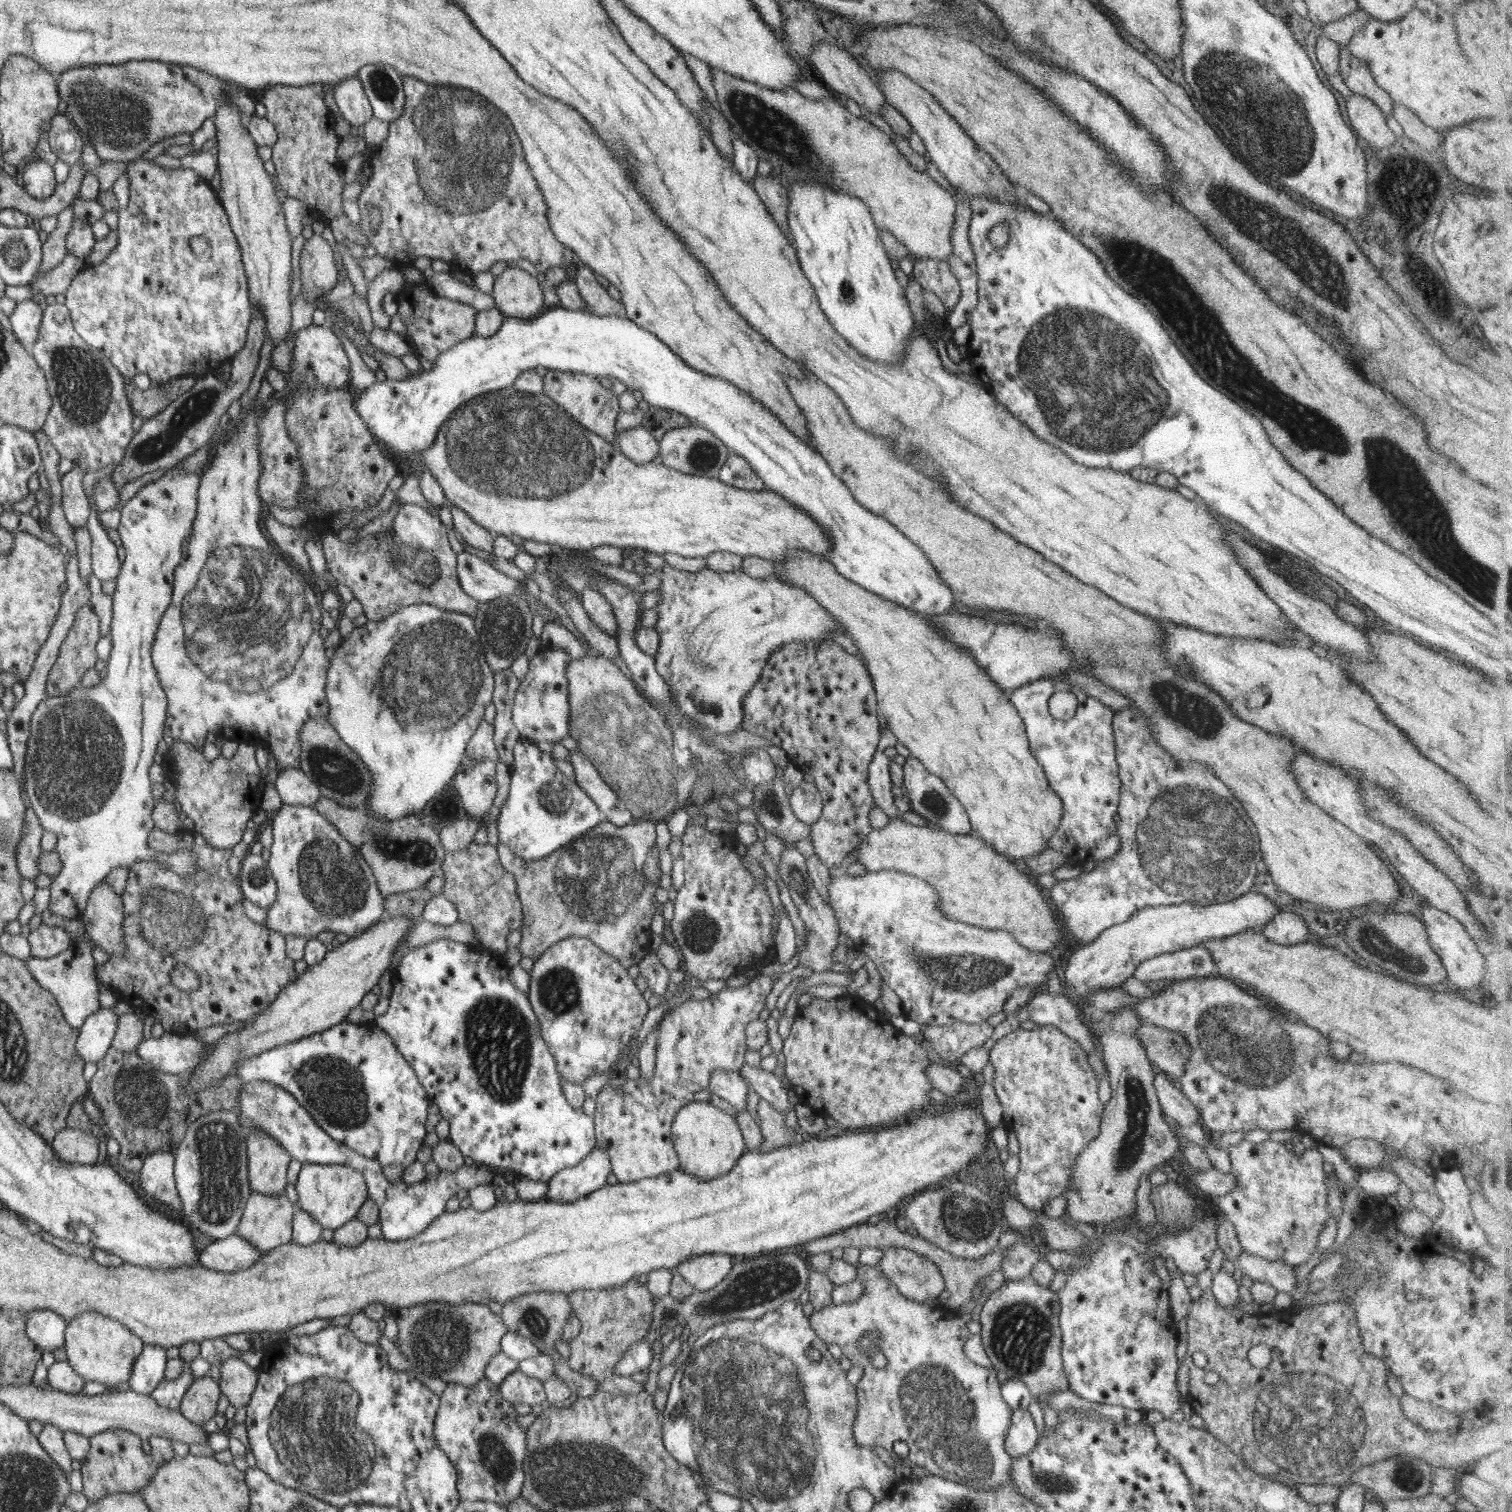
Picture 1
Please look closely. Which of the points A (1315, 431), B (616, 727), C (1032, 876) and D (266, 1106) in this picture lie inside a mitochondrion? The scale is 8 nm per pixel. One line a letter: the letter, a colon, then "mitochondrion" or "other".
A: mitochondrion
B: mitochondrion
C: other
D: mitochondrion

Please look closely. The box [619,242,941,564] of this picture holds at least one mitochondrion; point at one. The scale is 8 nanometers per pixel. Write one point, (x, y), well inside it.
(703, 455)

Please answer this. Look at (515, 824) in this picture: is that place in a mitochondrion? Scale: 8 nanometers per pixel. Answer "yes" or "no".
no

